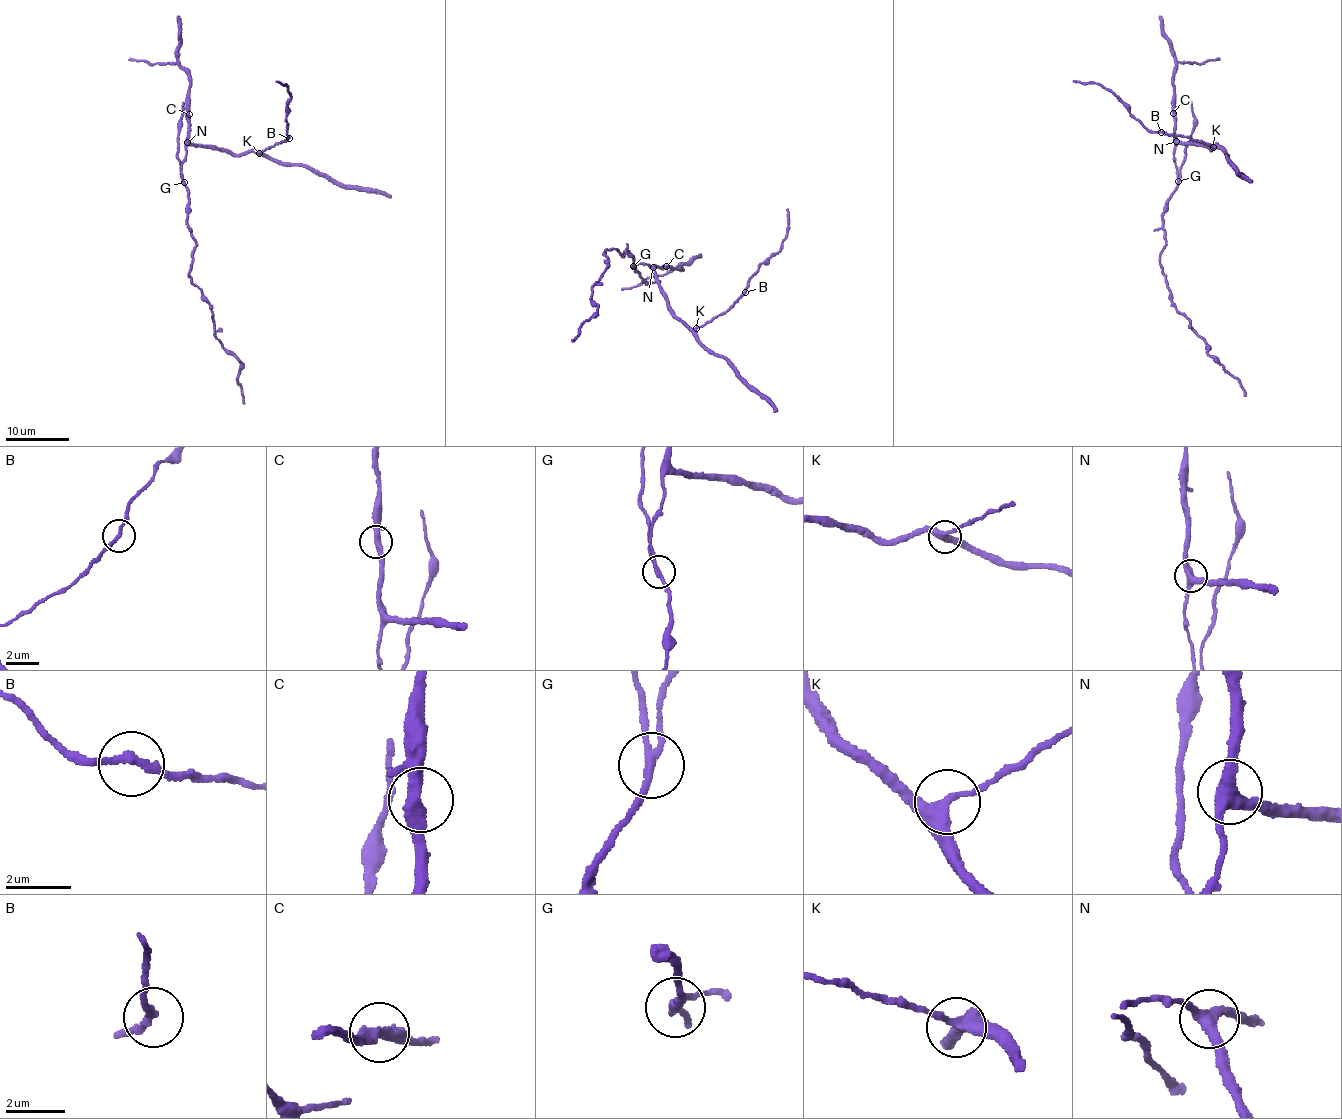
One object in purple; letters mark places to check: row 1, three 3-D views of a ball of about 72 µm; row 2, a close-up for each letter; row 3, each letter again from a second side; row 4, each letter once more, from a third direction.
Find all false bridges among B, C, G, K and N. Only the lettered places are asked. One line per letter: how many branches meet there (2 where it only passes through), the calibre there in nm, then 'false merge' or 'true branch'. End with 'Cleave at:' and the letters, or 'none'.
B: 2 | 220 nm | true branch
C: 3 | 280 nm | true branch
G: 2 | 240 nm | false merge
K: 3 | 340 nm | true branch
N: 3 | 360 nm | true branch
Cleave at: G

